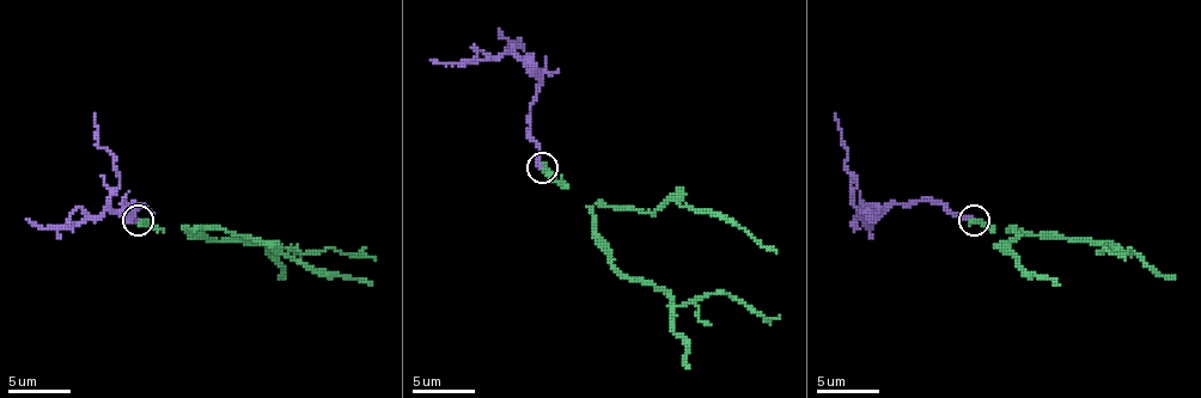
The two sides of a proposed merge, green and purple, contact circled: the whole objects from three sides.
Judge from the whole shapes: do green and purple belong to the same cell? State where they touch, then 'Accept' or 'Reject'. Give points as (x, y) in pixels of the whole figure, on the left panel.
Place: (138, 220). Accept

